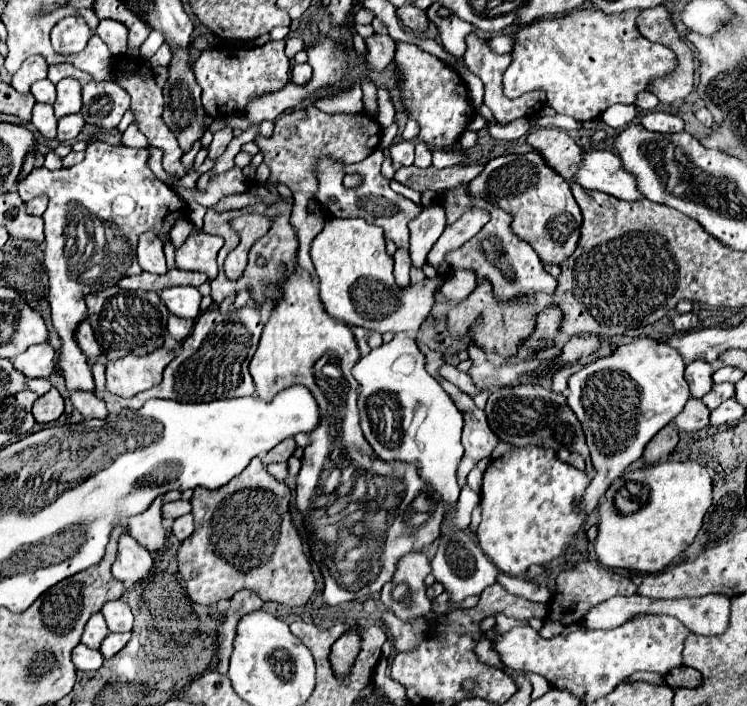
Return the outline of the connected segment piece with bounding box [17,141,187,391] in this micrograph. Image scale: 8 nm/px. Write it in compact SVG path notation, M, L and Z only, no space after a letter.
M95 141L87 145L85 159L69 169L57 169L51 171L47 167L37 167L25 177L19 185L19 197L27 203L37 195L49 197L49 209L45 211L45 257L43 265L49 273L49 303L51 303L51 319L53 325L63 341L63 347L59 351L59 369L65 375L67 389L85 389L93 391L93 375L87 365L87 357L77 347L73 333L87 315L81 315L81 299L87 293L103 291L105 287L117 285L119 279L127 275L139 273L139 263L135 263L135 251L137 251L137 239L145 231L153 231L163 239L163 243L171 243L171 229L181 217L187 217L187 207L179 207L171 211L165 207L165 201L171 201L173 189L161 183L153 177L153 171L147 165L149 161L149 149L131 149L131 147L113 147L103 141Z

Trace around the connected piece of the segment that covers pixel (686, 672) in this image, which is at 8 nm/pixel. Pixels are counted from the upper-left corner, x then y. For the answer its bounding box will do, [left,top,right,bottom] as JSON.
[665,667,703,689]

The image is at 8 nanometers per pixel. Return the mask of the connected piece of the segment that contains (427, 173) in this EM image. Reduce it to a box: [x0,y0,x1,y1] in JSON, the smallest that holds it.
[395,165,483,191]

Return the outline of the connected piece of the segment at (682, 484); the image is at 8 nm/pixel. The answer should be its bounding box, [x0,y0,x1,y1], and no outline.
[595,463,711,573]

